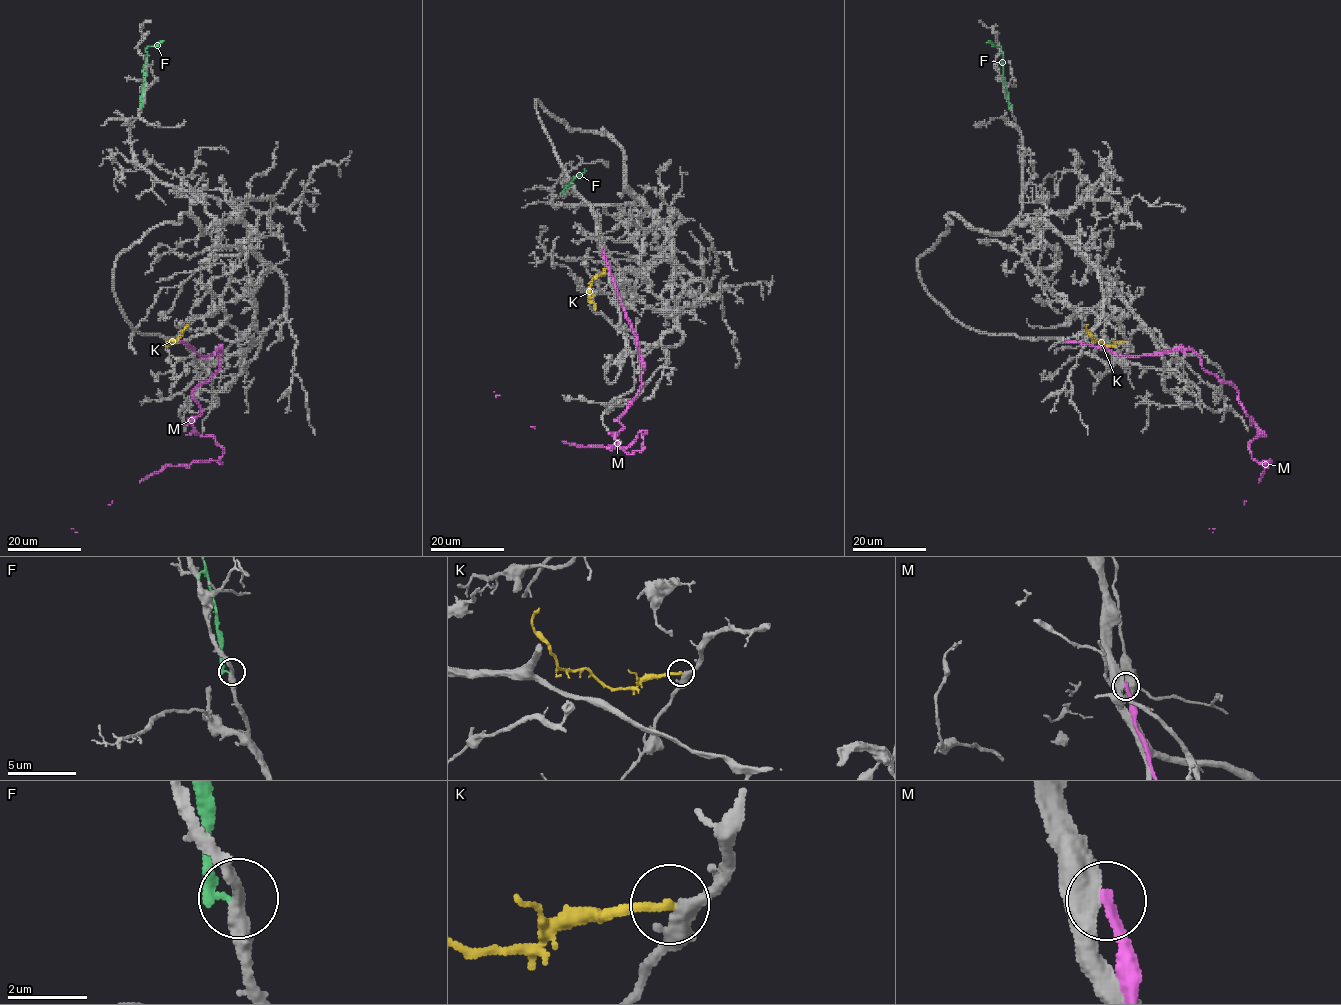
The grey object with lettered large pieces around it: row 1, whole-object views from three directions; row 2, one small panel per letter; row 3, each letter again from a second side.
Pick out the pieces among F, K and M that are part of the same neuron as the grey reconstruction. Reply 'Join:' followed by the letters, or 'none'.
Join: K

